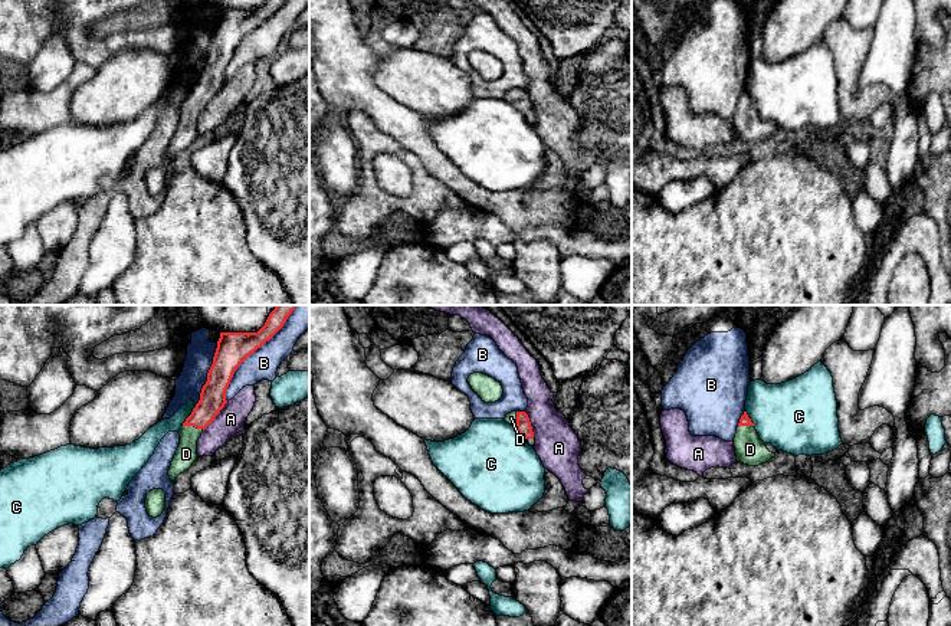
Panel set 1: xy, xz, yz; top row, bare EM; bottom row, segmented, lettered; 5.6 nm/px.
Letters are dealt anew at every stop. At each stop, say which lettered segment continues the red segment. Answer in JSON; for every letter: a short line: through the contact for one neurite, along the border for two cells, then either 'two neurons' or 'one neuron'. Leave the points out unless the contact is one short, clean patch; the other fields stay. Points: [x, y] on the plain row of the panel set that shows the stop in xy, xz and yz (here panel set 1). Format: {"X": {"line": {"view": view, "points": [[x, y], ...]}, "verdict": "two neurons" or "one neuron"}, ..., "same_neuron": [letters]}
{"A": {"line": {"view": "xy", "points": [[228, 79], [203, 108]]}, "verdict": "two neurons"}, "B": {"verdict": "two neurons"}, "C": {"verdict": "two neurons"}, "D": {"line": {"view": "xy", "points": [[212, 78], [193, 102], [186, 131]]}, "verdict": "one neuron"}, "same_neuron": ["D"]}

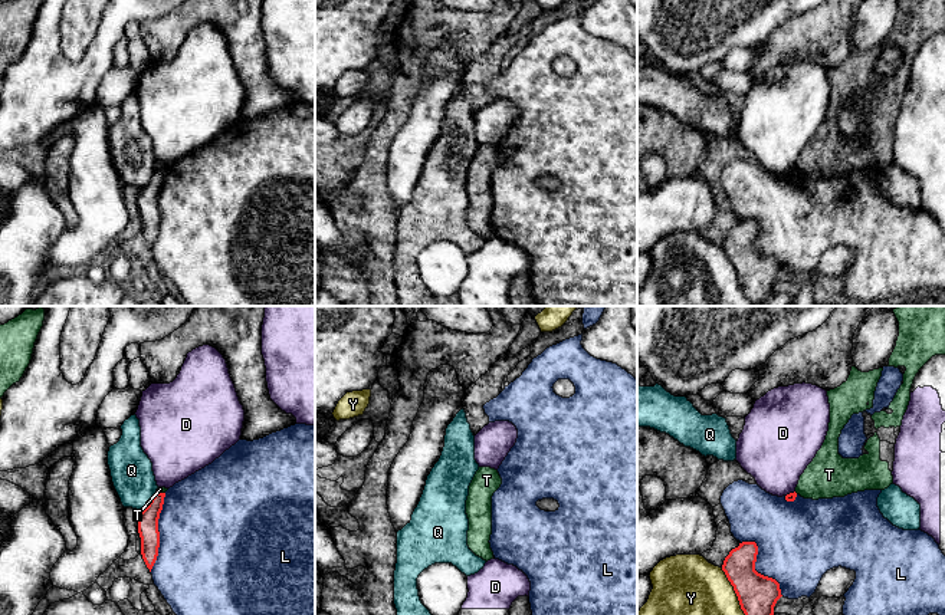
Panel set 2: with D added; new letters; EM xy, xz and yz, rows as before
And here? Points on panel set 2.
{"D": {"line": {"view": "yz", "points": [[794, 168], [786, 174]]}, "verdict": "two neurons"}, "L": {"verdict": "two neurons"}, "Q": {"verdict": "two neurons"}, "T": {"line": {"view": "xy", "points": [[157, 168], [164, 171]]}, "verdict": "two neurons"}, "Y": {"verdict": "two neurons"}, "same_neuron": []}

